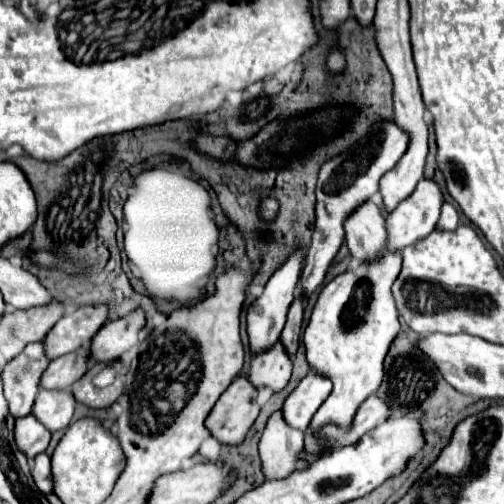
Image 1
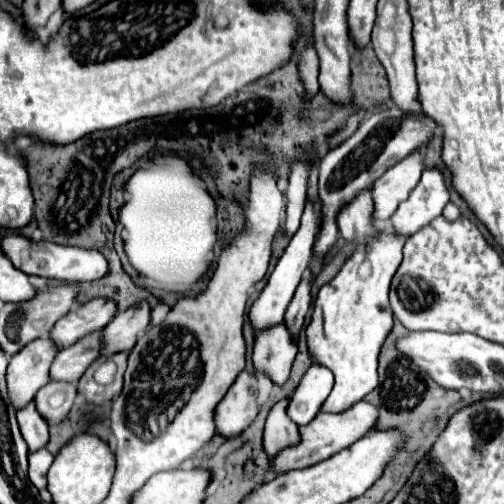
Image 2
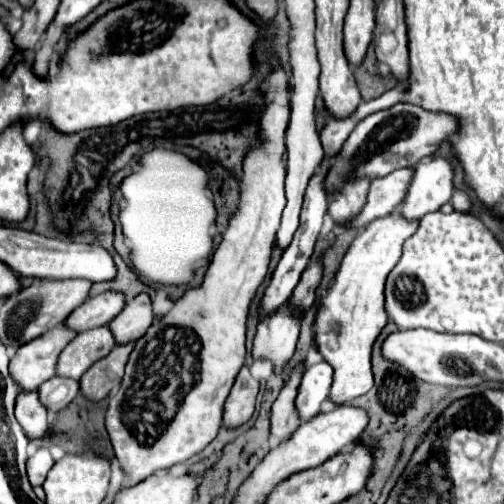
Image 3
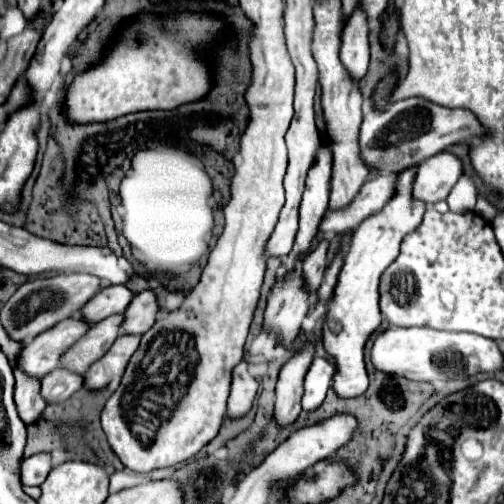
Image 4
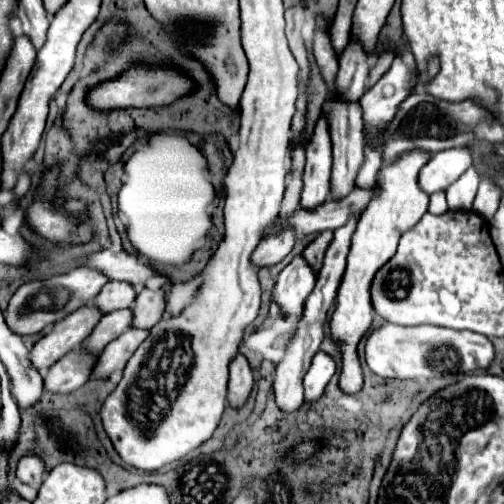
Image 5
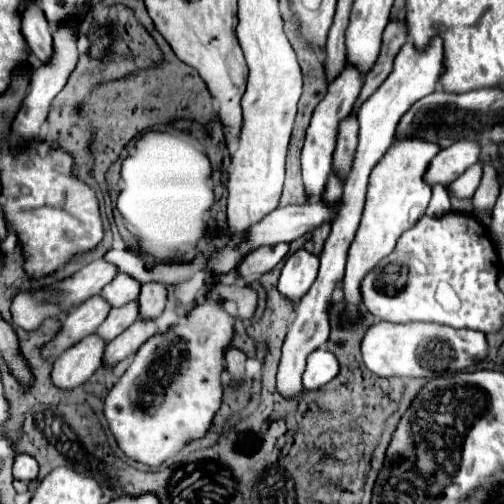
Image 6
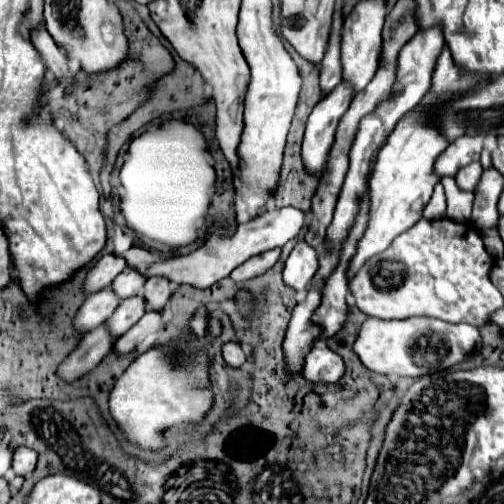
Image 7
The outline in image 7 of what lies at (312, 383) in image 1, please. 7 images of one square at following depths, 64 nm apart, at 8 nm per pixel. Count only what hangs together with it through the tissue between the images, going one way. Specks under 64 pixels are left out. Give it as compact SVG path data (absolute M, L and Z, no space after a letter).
M316 346L306 356L304 378L310 382L338 382L344 376L344 360L328 346Z

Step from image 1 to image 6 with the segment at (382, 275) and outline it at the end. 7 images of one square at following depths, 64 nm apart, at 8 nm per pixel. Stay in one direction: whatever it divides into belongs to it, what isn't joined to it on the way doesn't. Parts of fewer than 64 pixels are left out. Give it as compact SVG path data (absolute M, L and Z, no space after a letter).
M396 138L388 148L388 152L380 158L376 168L372 170L362 222L350 246L346 276L342 280L344 300L348 304L348 310L344 312L344 320L358 318L360 280L364 278L364 274L372 270L384 256L388 256L394 250L396 240L402 236L402 232L412 228L412 224L416 224L416 220L420 220L420 216L426 212L426 206L432 196L432 188L424 182L424 172L440 150L442 148L438 144L426 144L426 140L422 138Z

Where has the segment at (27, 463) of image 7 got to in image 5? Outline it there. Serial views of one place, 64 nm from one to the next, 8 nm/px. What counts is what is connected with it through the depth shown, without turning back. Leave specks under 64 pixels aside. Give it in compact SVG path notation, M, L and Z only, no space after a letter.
M22 456L16 468L16 478L32 488L38 488L44 480L44 462L38 456Z

